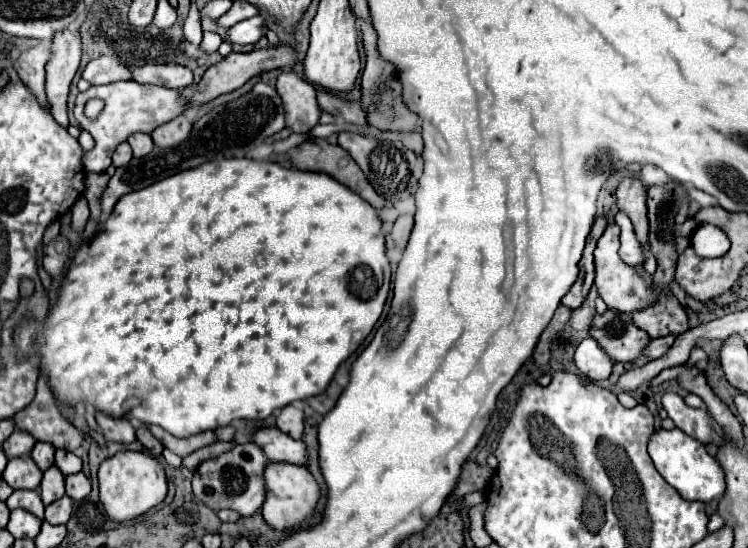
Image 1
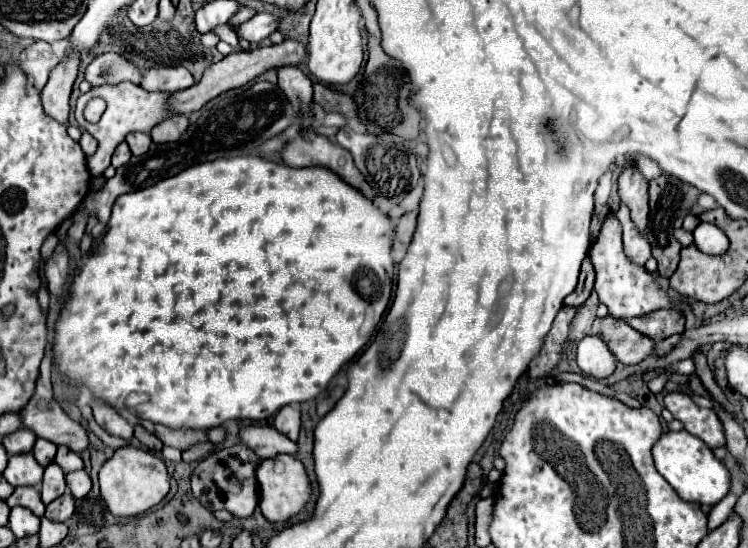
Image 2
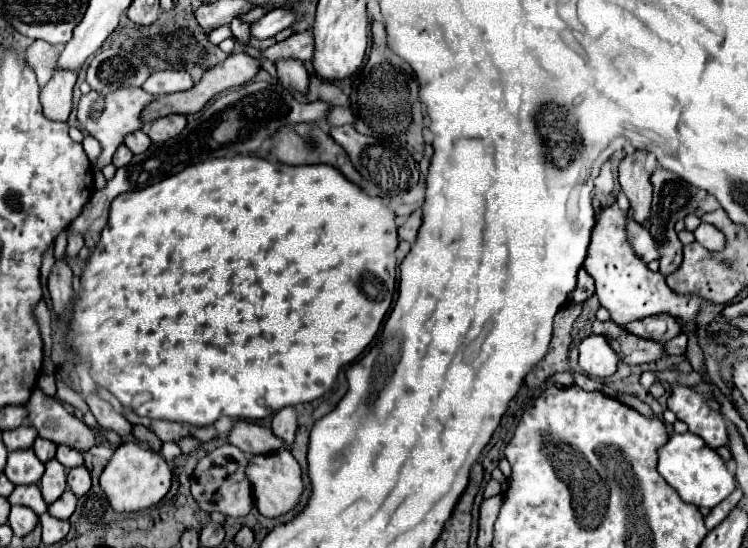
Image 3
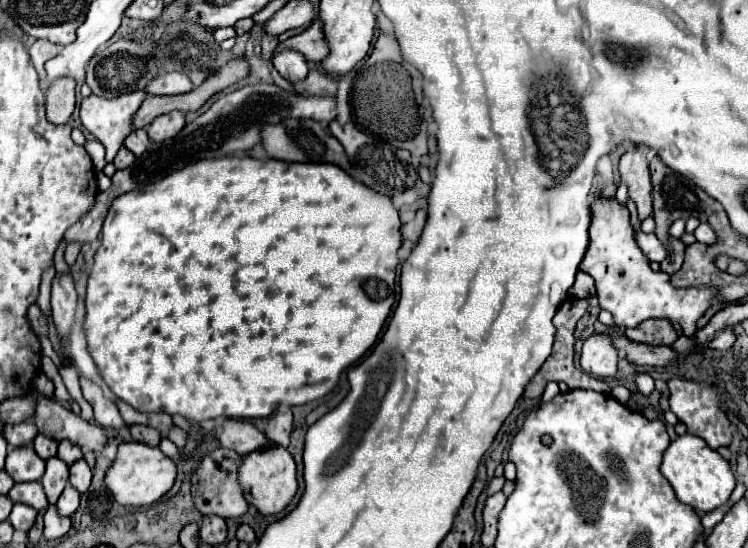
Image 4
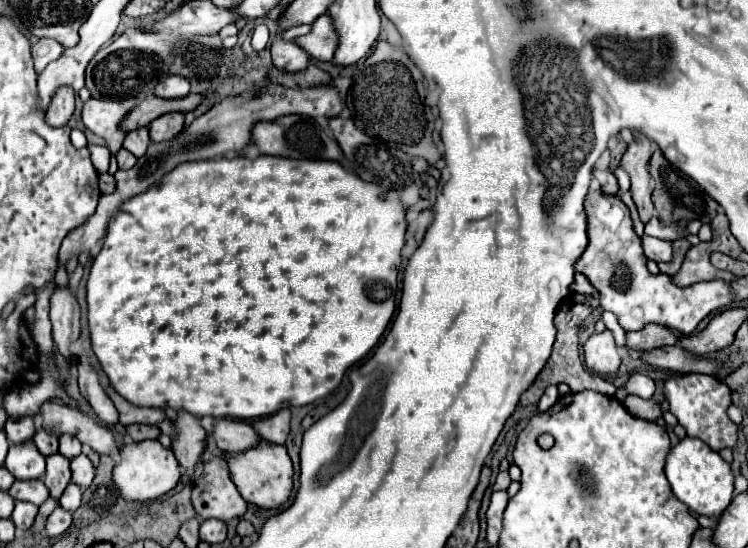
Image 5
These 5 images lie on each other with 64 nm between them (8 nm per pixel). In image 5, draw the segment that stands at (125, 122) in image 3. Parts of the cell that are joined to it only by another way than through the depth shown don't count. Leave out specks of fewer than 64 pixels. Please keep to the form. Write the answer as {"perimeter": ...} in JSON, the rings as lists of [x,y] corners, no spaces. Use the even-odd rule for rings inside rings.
{"perimeter":[[[90,98],[88,102],[84,102],[82,108],[84,126],[106,140],[106,146],[112,156],[116,156],[116,152],[122,148],[126,136],[126,132],[122,132],[120,128],[120,122],[134,106],[136,106],[136,98],[128,98],[124,102]]]}

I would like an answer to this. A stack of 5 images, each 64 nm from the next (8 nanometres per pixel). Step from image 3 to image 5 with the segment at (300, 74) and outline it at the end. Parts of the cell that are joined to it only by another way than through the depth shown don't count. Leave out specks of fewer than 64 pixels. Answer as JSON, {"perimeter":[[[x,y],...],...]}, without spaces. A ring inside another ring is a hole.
{"perimeter":[[[280,32],[272,44],[272,62],[278,70],[294,74],[308,66],[308,54],[294,42],[282,40],[282,32]]]}

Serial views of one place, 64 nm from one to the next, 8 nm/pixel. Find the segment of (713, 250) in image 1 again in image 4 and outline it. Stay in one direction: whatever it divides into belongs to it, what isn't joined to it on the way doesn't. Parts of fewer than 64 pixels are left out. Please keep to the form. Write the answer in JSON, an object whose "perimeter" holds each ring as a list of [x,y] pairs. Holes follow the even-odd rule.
{"perimeter":[[[702,222],[696,230],[694,230],[694,236],[696,236],[696,240],[698,242],[702,242],[702,244],[714,244],[714,242],[718,242],[718,236],[714,234],[714,230],[710,228],[710,224],[708,222]]]}

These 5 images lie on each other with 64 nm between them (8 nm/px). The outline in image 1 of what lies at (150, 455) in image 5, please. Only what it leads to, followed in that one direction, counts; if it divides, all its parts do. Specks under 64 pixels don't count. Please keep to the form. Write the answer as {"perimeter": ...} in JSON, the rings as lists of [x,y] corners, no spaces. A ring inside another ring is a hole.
{"perimeter":[[[132,450],[118,452],[112,458],[106,458],[98,470],[98,482],[100,482],[100,502],[108,518],[116,522],[142,516],[150,508],[158,506],[168,492],[166,474],[160,462],[156,458],[150,458],[144,452],[132,452]]]}

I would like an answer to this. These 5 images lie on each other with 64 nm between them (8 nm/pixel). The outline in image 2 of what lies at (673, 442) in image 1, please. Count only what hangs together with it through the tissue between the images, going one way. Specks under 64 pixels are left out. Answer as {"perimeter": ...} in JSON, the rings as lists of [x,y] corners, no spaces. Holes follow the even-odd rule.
{"perimeter":[[[686,430],[664,432],[654,444],[652,456],[656,470],[686,502],[714,506],[730,492],[730,472],[726,470],[726,466],[712,454],[712,450],[700,438],[688,434]]]}

